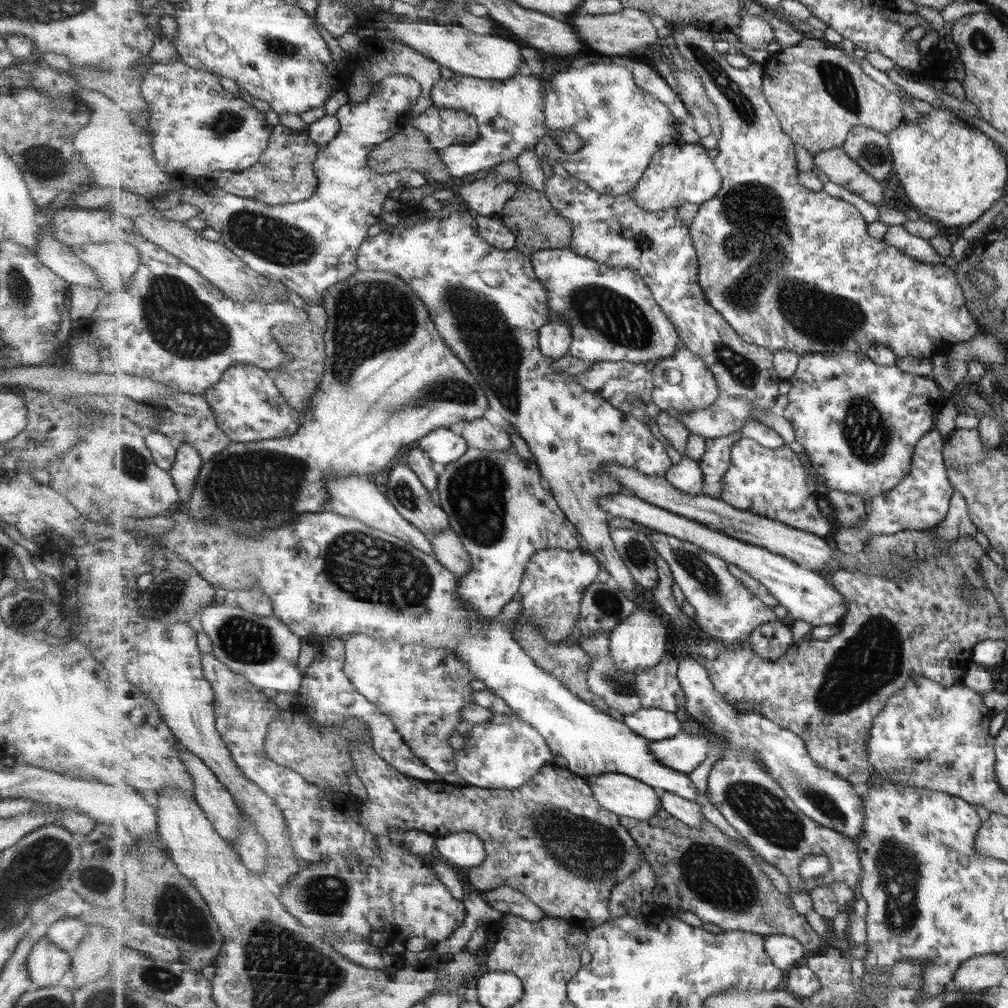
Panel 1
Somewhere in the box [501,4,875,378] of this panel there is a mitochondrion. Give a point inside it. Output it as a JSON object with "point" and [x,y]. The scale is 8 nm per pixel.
{"point":[756,214]}

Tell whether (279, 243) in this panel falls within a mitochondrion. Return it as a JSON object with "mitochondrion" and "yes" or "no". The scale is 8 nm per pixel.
{"mitochondrion":"yes"}

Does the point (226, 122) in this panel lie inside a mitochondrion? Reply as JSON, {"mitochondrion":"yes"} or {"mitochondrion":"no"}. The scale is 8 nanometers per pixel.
{"mitochondrion":"yes"}

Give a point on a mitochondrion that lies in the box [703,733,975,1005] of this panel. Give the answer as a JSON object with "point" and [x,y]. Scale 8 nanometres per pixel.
{"point":[898,867]}

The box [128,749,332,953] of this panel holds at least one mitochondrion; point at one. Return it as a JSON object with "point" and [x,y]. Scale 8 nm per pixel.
{"point":[175,914]}

